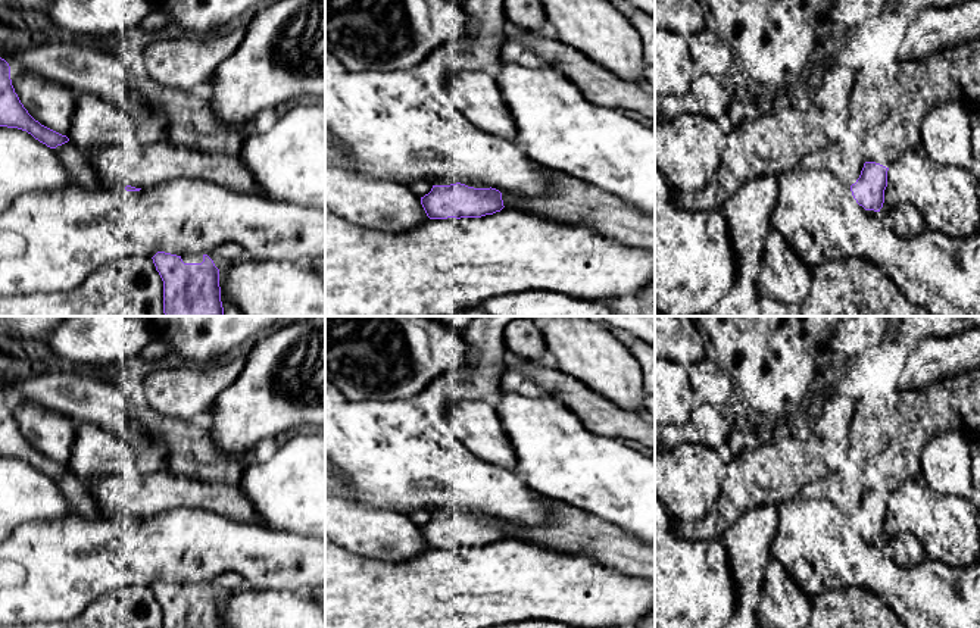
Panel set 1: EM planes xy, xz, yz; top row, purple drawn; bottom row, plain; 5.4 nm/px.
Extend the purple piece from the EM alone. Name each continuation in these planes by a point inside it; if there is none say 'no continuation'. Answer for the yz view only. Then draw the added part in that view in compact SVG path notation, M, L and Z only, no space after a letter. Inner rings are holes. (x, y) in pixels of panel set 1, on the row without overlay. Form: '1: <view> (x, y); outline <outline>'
no continuation

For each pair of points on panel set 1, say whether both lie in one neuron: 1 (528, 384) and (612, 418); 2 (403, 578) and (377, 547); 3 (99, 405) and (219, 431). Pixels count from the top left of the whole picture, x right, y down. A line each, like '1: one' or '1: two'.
1: two
2: two
3: two

